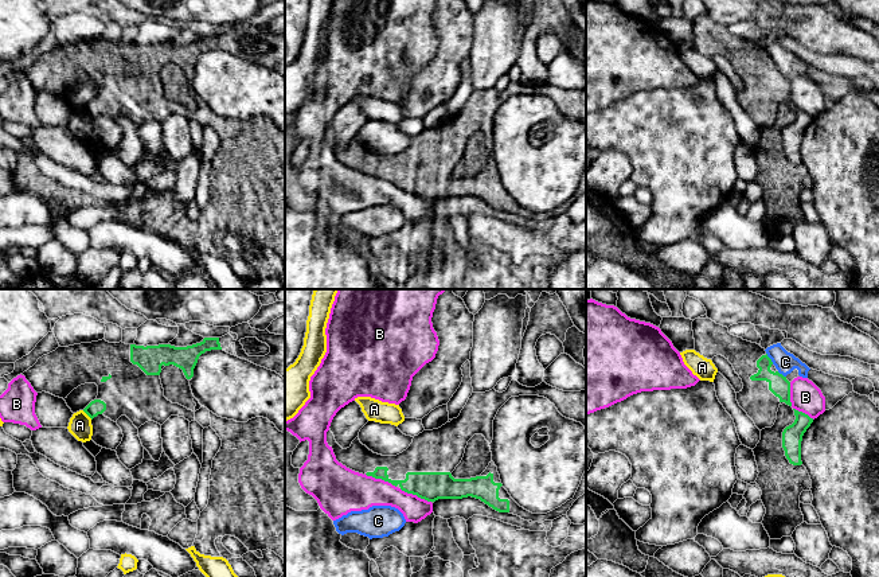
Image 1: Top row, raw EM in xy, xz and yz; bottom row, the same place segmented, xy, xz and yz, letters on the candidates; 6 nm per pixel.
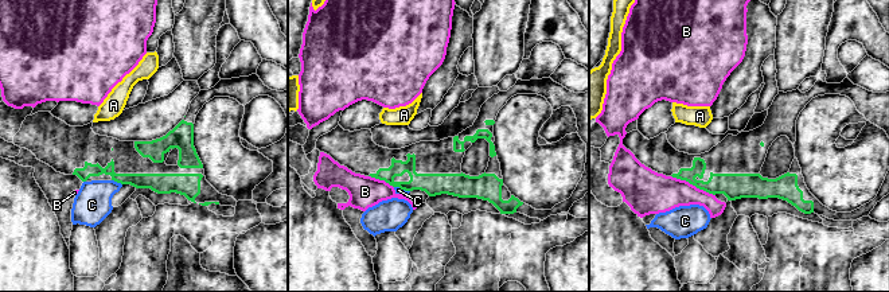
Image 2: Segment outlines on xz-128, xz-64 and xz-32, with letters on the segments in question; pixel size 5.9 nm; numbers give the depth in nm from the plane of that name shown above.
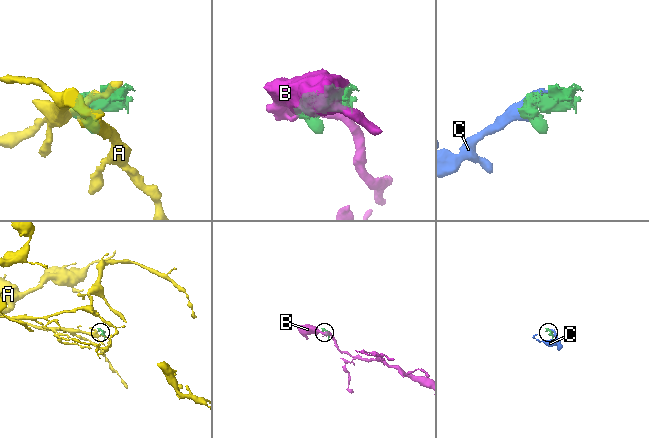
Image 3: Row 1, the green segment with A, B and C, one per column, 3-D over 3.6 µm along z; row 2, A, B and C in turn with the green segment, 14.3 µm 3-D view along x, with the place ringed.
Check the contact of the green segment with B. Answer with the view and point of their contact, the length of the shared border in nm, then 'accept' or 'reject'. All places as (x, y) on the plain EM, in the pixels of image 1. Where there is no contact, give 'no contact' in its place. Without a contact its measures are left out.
xz (381, 176) | 200 nm | reject

